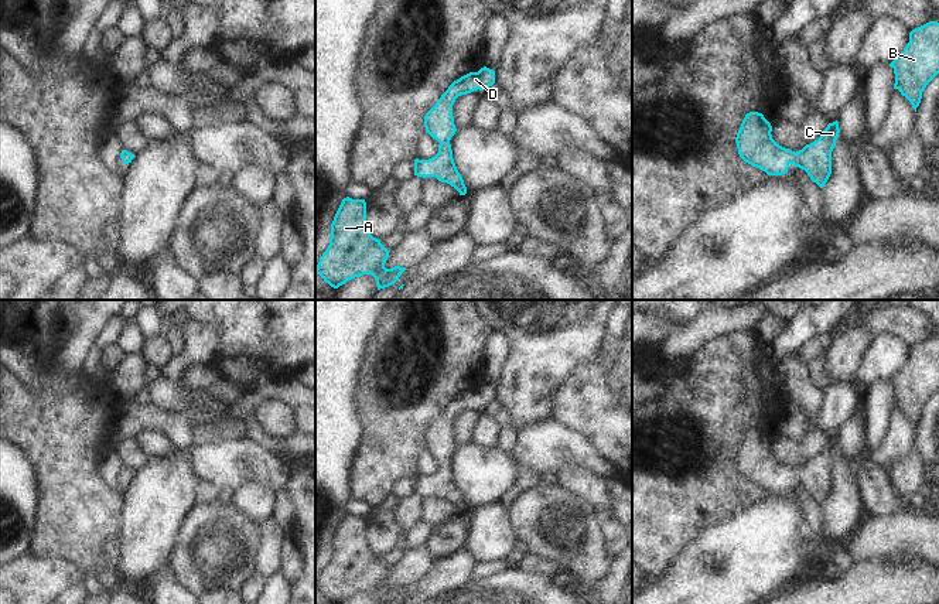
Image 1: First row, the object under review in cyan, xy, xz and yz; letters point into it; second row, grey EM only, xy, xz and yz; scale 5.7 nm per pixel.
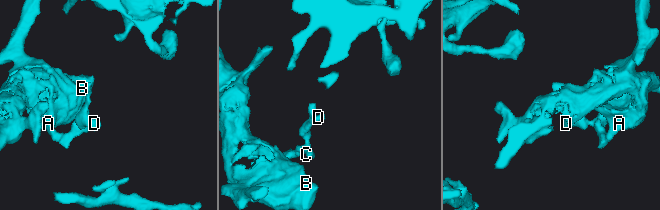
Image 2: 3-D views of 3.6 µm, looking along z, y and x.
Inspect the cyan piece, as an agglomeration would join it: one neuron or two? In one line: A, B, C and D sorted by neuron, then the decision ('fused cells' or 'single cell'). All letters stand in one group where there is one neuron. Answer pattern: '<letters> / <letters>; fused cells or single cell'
A B C D; single cell

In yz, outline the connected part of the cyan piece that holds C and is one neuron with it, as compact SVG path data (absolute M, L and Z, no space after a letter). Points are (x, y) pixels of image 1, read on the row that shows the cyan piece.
M747 113L735 137L740 157L768 175L786 174L793 164L823 188L832 174L832 151L840 133L839 122L829 123L817 140L796 153L779 146L771 132L772 126L762 113Z

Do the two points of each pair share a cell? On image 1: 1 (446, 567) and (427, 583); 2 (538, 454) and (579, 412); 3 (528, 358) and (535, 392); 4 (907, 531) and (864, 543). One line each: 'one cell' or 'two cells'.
1: one cell
2: two cells
3: one cell
4: one cell

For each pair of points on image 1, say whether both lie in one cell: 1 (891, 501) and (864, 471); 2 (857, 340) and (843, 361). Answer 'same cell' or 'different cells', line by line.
1: same cell
2: same cell

